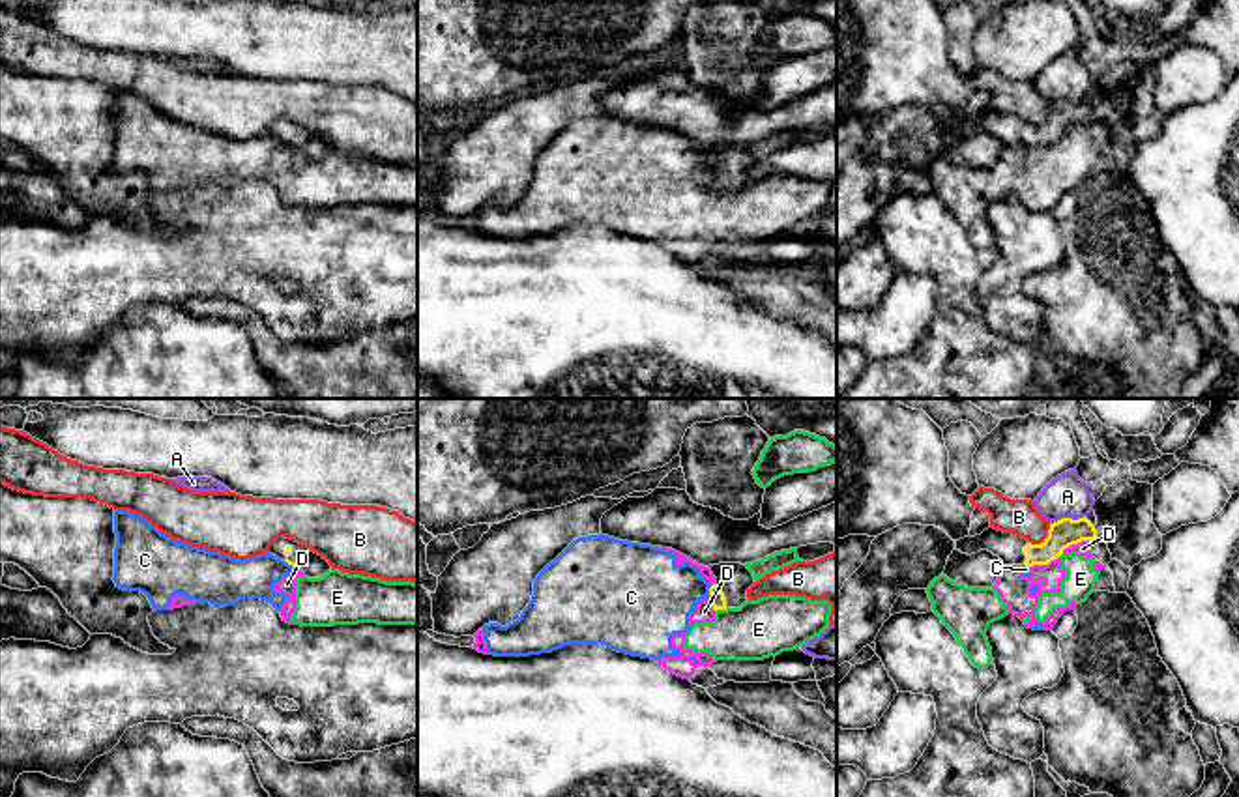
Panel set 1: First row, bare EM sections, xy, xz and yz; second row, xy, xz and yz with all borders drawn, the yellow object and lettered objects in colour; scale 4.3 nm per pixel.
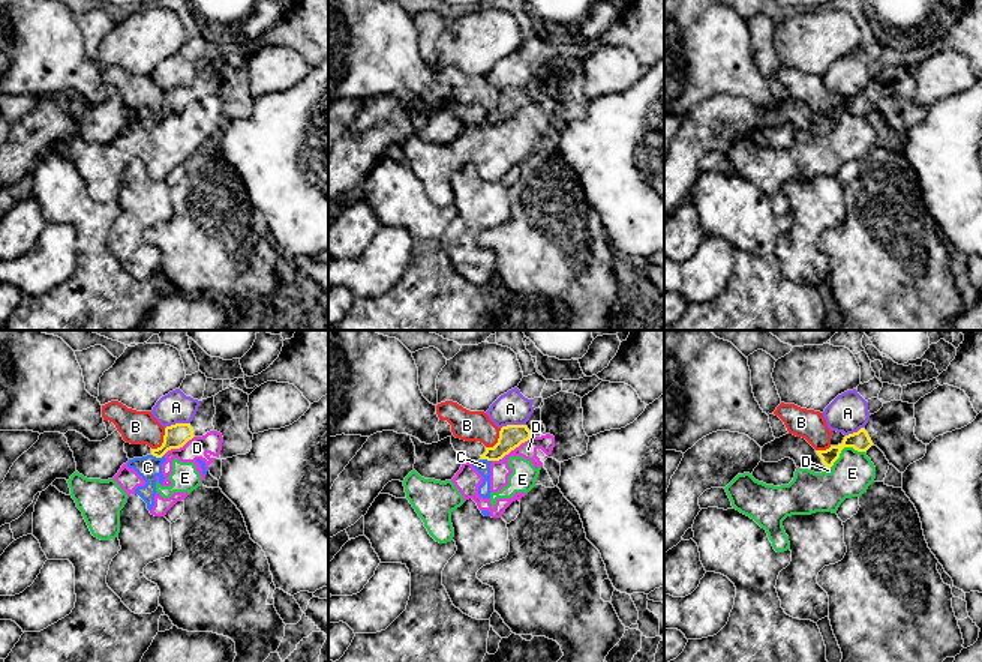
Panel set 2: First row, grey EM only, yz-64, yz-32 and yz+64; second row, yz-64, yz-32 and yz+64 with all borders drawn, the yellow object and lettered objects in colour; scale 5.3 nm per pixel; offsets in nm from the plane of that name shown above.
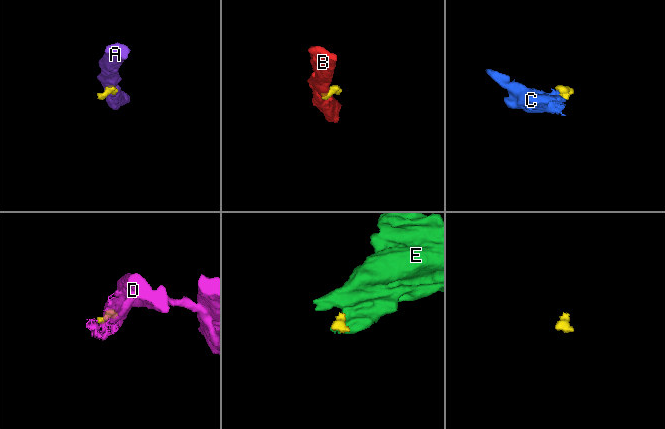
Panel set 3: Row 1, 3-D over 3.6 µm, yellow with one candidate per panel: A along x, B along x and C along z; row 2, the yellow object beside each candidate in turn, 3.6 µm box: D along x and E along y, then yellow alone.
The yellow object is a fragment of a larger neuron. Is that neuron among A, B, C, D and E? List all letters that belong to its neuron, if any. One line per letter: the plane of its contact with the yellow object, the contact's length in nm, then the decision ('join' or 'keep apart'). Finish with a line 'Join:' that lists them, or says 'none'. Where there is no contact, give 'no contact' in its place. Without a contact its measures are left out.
A: contact in yz; length 160 nm; keep apart
B: contact in yz; length 130 nm; keep apart
C: contact in xz; length 40 nm; keep apart
D: contact in yz; length 150 nm; keep apart
E: contact in xz; length 60 nm; keep apart
Join: none

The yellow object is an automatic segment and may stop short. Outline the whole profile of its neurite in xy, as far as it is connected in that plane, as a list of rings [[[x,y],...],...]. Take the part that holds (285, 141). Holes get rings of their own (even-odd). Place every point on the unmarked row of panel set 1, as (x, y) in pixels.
[[[279,118],[270,127],[270,135],[292,148],[299,148],[309,159],[320,159],[331,150],[331,146],[322,137],[286,118]]]

